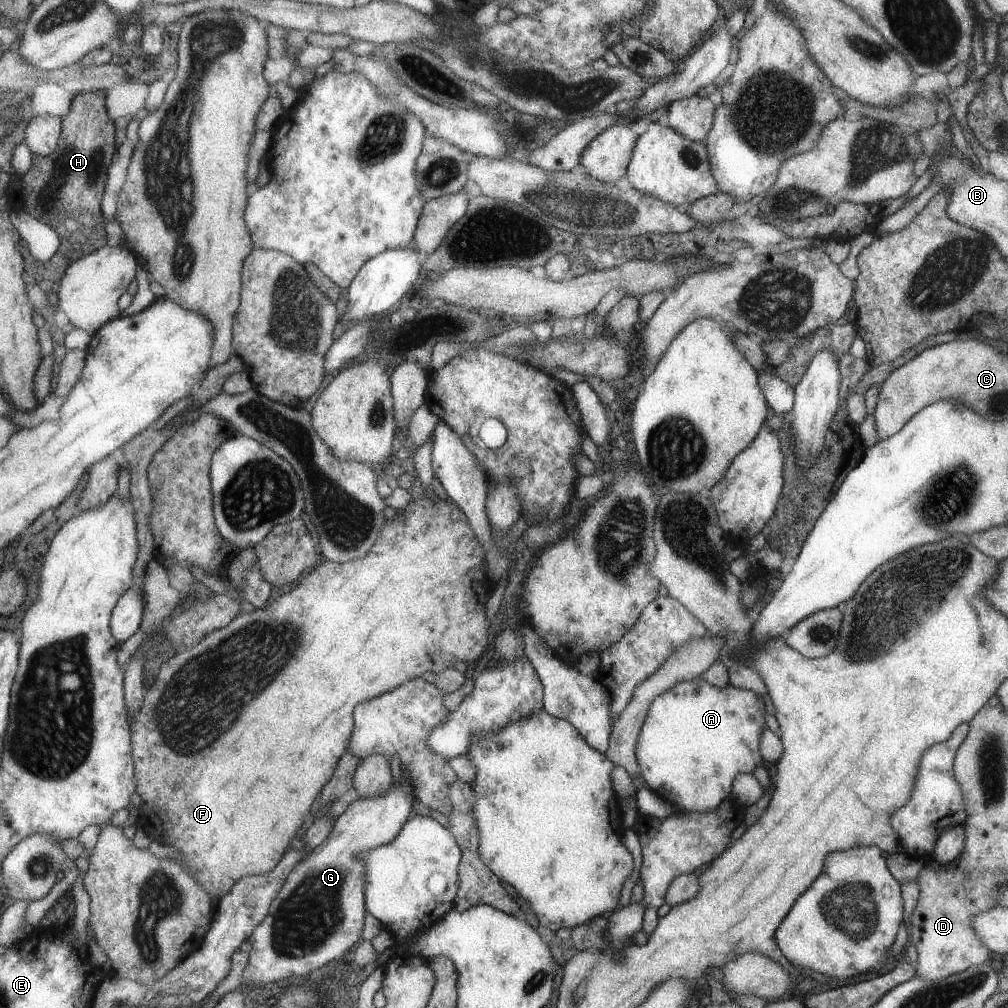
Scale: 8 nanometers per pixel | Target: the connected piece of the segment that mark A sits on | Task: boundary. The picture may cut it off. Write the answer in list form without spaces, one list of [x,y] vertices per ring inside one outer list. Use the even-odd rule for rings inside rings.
[[[696,677],[677,682],[655,696],[645,712],[645,720],[635,740],[636,761],[643,786],[679,811],[705,814],[722,804],[721,800],[733,788],[733,778],[738,774],[751,774],[757,766],[765,766],[759,754],[760,739],[763,730],[767,730],[763,717],[764,702],[761,695],[747,691],[751,690],[733,687],[729,683],[717,688],[703,678]]]

